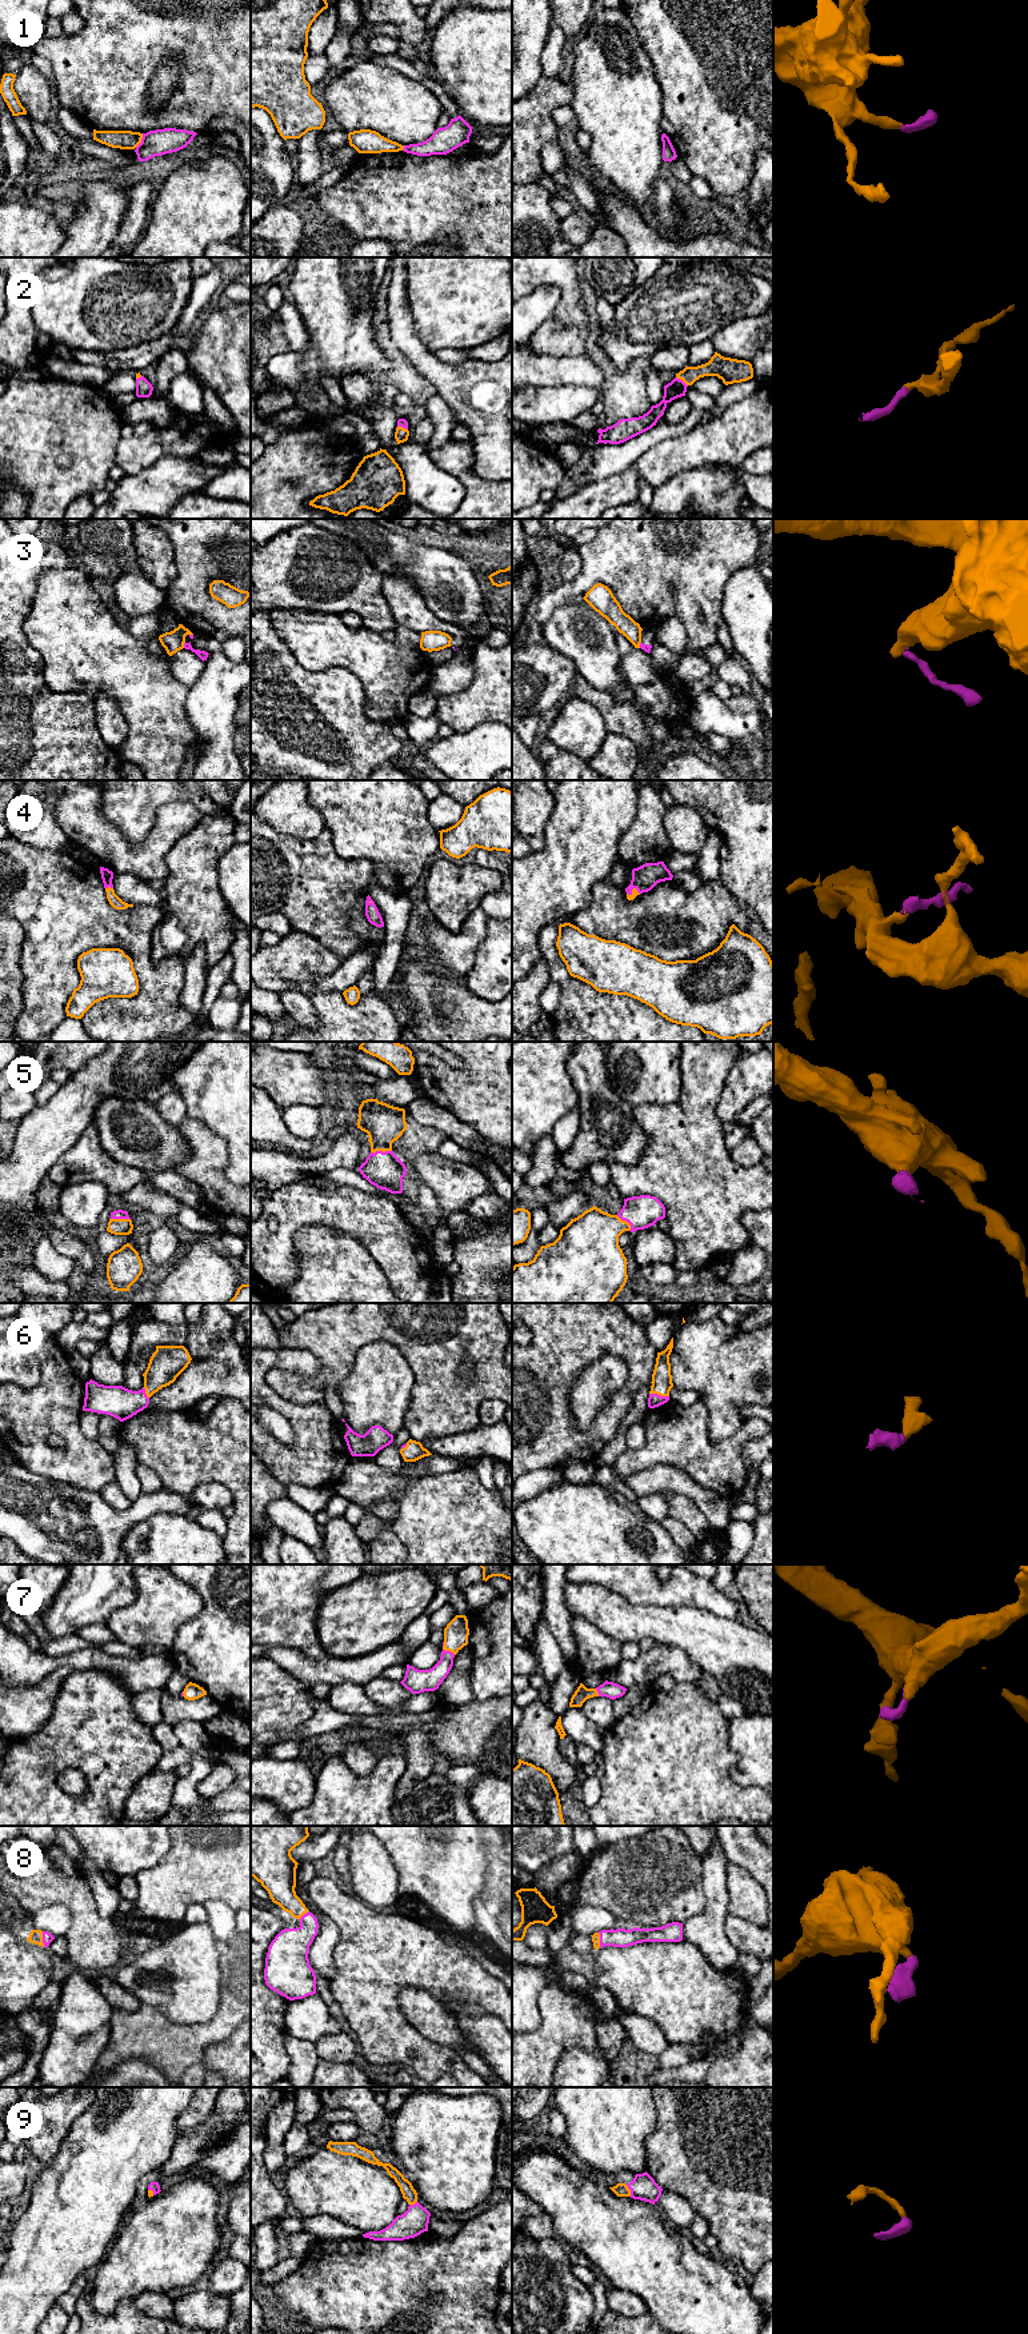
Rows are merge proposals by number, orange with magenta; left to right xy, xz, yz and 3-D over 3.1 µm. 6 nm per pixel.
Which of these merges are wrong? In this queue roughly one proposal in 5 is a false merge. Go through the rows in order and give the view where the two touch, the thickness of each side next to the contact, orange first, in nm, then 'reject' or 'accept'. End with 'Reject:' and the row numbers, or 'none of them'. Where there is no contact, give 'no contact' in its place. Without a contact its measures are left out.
1: xy | 110/160 nm | reject
2: yz | 130/110 nm | accept
3: xy | 120/60 nm | reject
4: xy | 70/70 nm | accept
5: xz | 240/220 nm | accept
6: yz | 130/80 nm | accept
7: xz | 150/130 nm | accept
8: xy | 80/60 nm | accept
9: yz | 80/150 nm | accept
Reject: 1, 3

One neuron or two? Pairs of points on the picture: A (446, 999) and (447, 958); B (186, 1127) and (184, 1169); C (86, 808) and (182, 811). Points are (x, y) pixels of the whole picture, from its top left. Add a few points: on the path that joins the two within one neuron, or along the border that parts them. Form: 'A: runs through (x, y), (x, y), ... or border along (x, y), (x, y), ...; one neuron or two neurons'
A: border along (420, 955), (434, 968), (454, 974), (462, 979); two neurons
B: runs through (195, 1138), (195, 1158); one neuron
C: runs through (104, 835), (126, 856), (139, 856), (158, 838); one neuron

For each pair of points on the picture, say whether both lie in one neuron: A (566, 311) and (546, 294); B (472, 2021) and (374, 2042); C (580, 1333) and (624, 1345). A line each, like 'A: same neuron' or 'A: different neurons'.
A: different neurons
B: different neurons
C: same neuron

